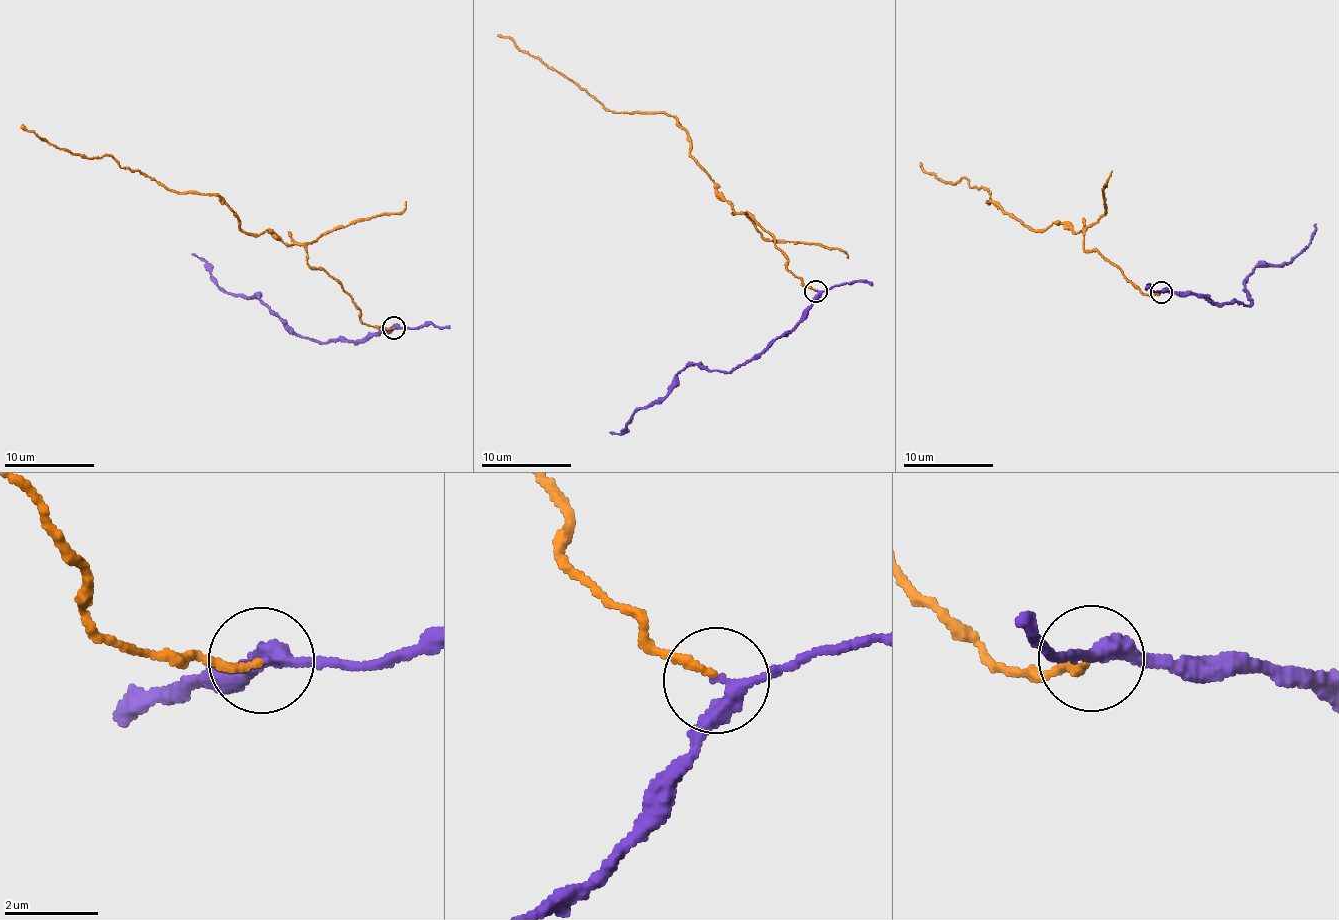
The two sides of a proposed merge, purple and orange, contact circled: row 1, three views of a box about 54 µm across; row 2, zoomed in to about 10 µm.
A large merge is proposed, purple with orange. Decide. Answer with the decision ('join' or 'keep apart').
keep apart

